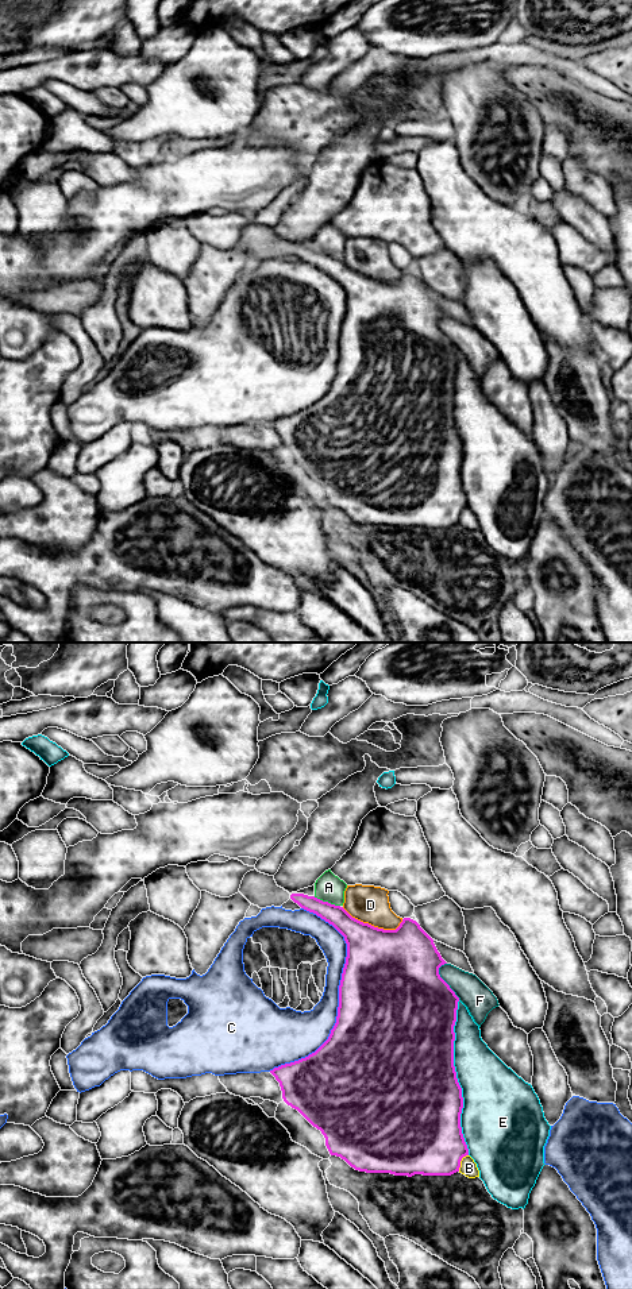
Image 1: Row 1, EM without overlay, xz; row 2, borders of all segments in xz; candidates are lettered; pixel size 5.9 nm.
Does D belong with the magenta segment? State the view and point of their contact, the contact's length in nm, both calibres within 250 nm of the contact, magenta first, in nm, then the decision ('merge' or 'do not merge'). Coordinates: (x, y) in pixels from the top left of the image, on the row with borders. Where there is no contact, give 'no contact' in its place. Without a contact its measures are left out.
meets magenta in xz at (373, 926); contact 380 nm long; 440 nm thick on the magenta side, 220 nm on the other; merge

